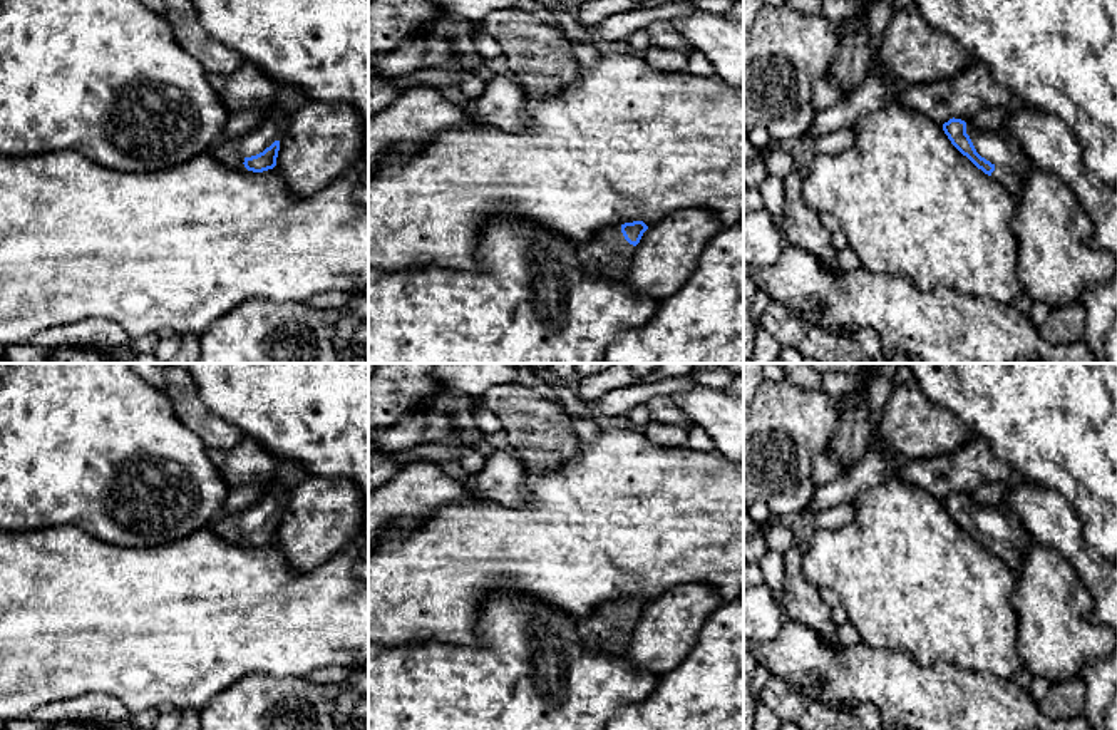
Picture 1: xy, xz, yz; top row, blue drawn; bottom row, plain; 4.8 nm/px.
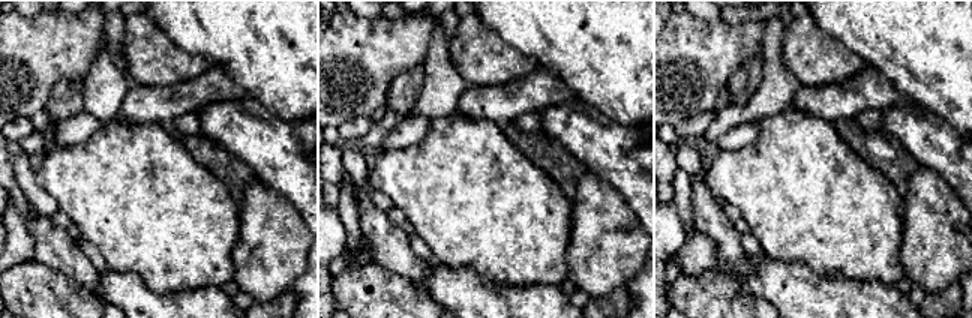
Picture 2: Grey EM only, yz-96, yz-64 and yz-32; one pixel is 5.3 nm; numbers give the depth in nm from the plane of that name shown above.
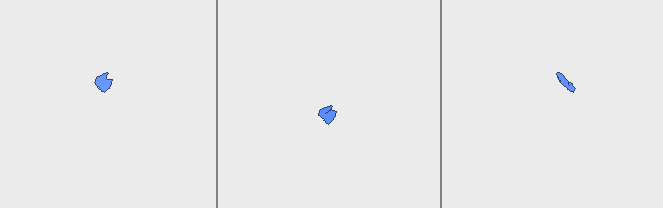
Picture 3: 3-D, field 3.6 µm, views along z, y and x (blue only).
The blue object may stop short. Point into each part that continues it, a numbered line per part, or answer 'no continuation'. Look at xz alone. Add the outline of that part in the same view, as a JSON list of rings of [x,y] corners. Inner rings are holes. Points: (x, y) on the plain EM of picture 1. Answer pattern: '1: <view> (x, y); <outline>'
1: xz (608, 630); [[[621,601],[603,603],[579,625],[579,636],[591,650],[605,655],[625,655],[633,626],[635,621],[625,614]]]

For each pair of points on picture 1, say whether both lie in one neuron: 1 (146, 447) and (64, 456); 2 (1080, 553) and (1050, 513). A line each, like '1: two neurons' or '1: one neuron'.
1: one neuron
2: one neuron

